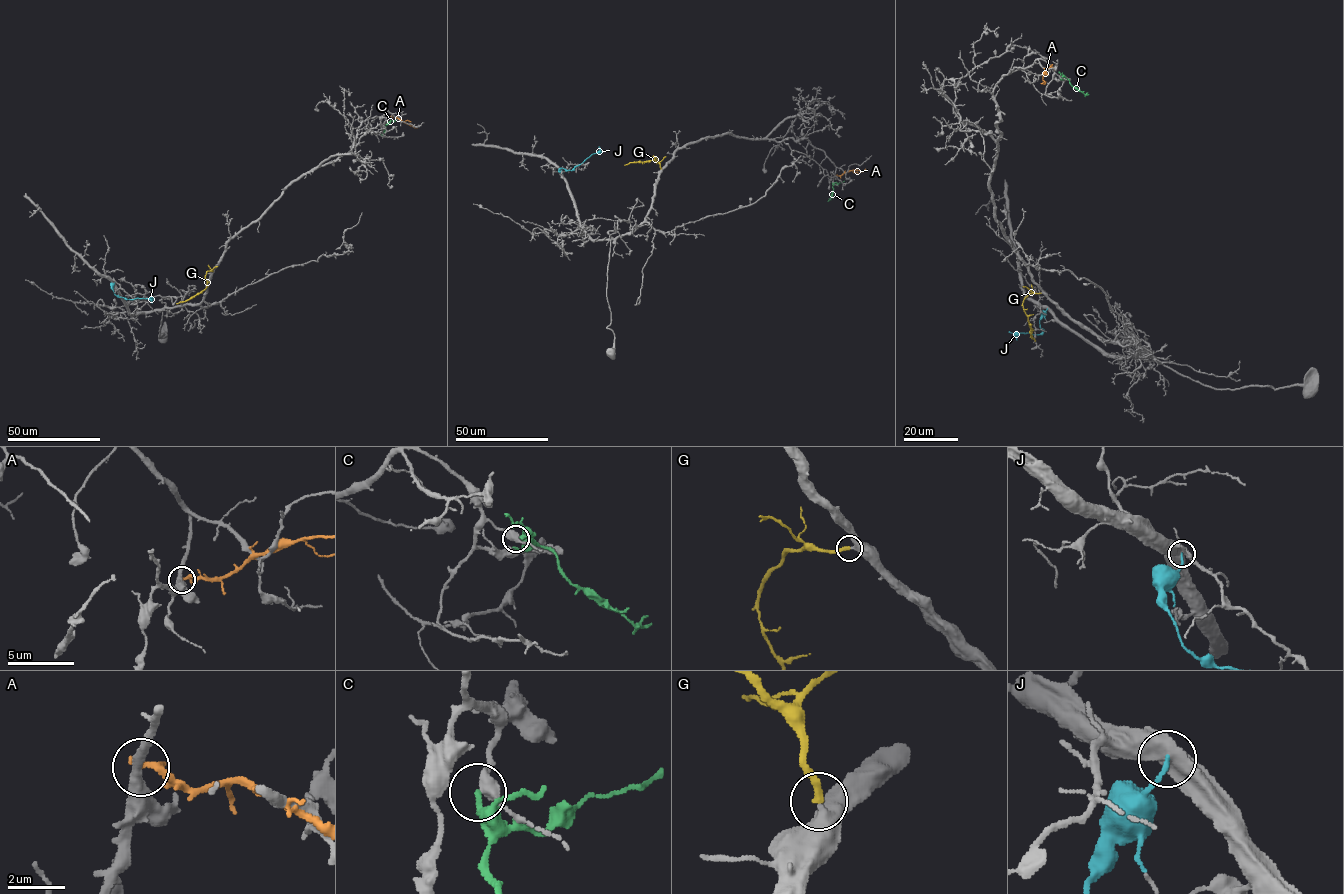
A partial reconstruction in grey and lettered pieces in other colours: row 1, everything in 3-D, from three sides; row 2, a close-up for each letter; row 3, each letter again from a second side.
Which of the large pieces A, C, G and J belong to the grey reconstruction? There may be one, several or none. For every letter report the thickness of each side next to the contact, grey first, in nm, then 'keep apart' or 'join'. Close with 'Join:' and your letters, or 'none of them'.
A: calibres 400 and 320 nm; keep apart
C: calibres 400 and 280 nm; keep apart
G: calibres 400 and 280 nm; join
J: calibres 600 and 150 nm; keep apart
Join: G

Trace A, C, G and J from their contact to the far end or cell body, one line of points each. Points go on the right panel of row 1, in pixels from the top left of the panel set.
A: (1051, 65), (1043, 76), (1043, 82)
C: (1061, 77), (1088, 94)
G: (1041, 293), (1029, 293), (1023, 302), (1035, 341)
J: (1047, 308), (1040, 321), (1043, 331), (1039, 334), (1009, 331)

